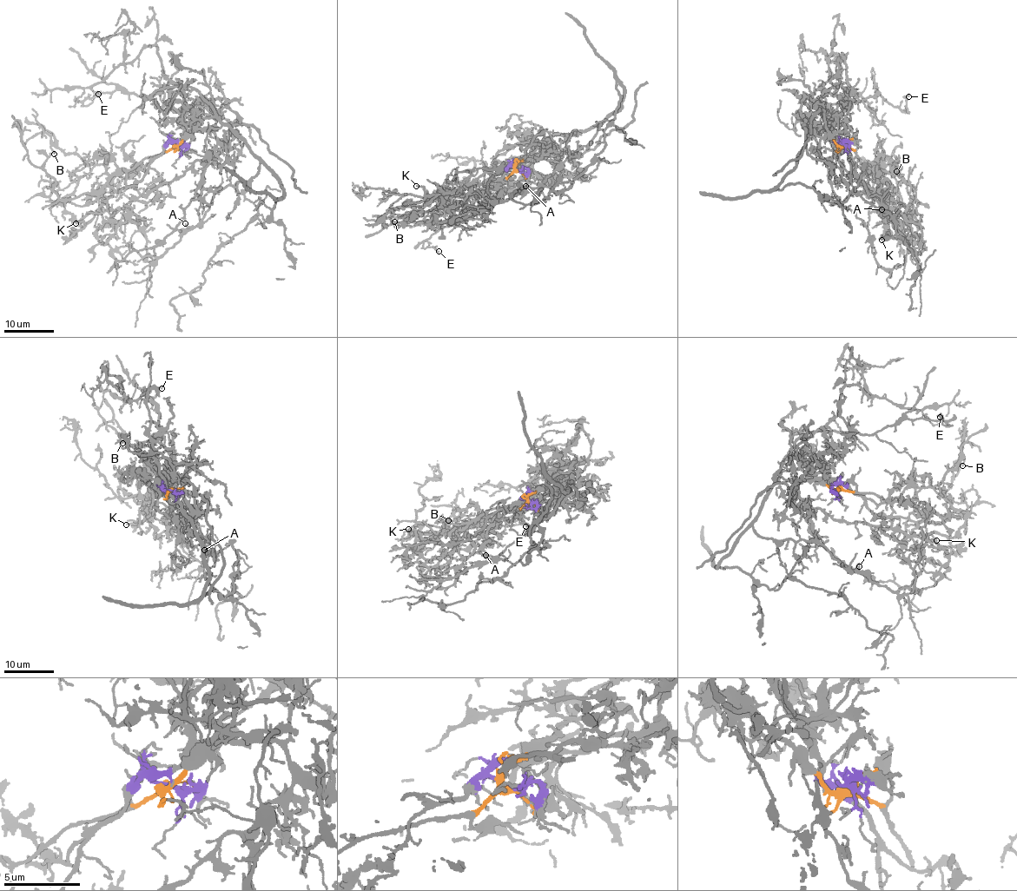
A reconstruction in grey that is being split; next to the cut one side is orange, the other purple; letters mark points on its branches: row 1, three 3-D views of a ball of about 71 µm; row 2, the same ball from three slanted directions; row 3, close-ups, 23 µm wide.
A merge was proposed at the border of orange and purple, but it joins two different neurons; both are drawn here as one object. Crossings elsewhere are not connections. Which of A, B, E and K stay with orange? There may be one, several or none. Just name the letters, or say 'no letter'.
A, B, E

